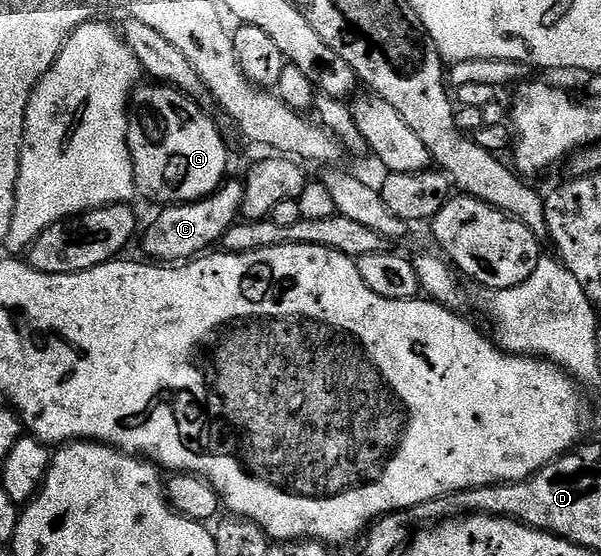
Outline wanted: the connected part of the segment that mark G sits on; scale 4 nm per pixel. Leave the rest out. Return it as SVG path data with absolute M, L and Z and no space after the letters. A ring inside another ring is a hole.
M144 83L133 92L128 115L132 170L139 196L157 201L157 206L201 201L212 196L229 176L228 145L219 127L196 105L193 98L170 85Z

